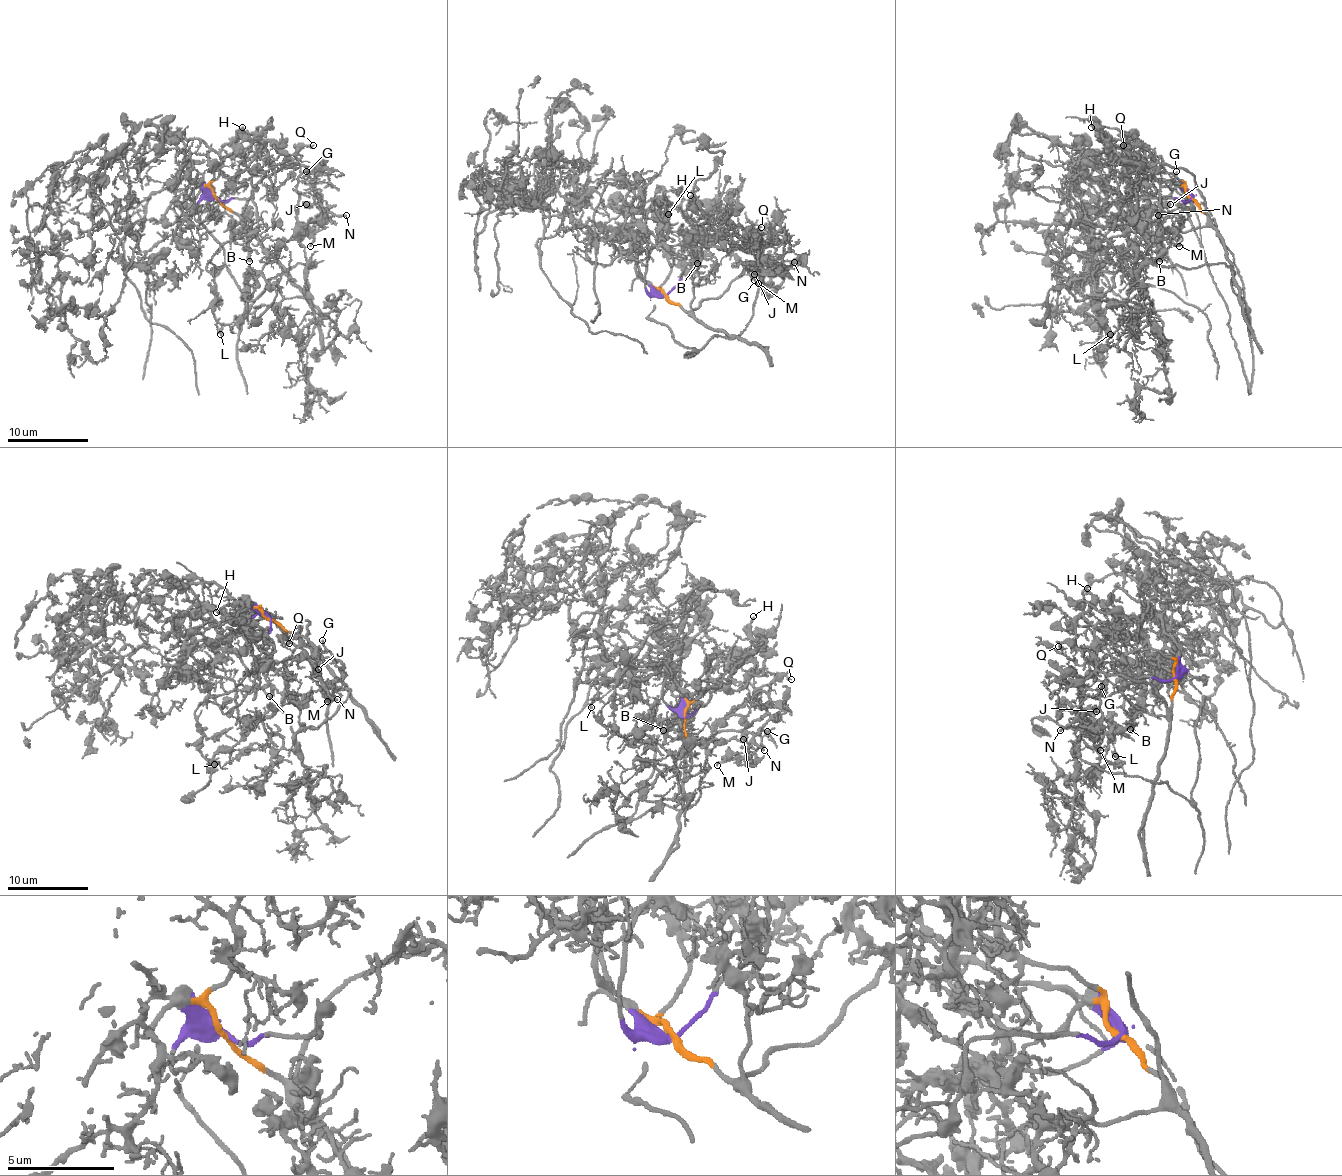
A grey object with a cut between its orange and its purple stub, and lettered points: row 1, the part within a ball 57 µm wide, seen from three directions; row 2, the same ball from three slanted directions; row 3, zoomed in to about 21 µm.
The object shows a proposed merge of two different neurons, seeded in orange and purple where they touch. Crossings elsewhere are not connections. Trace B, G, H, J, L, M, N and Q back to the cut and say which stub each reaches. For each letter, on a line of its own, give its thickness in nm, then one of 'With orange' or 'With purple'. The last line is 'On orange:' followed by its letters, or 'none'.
B: Thickness 360 nm. With orange
G: Thickness 130 nm. With orange
H: Thickness 200 nm. With purple
J: Thickness 600 nm. With orange
L: Thickness 100 nm. With purple
M: Thickness 170 nm. With orange
N: Thickness 190 nm. With orange
Q: Thickness 110 nm. With orange
On orange: B, G, J, M, N, Q

